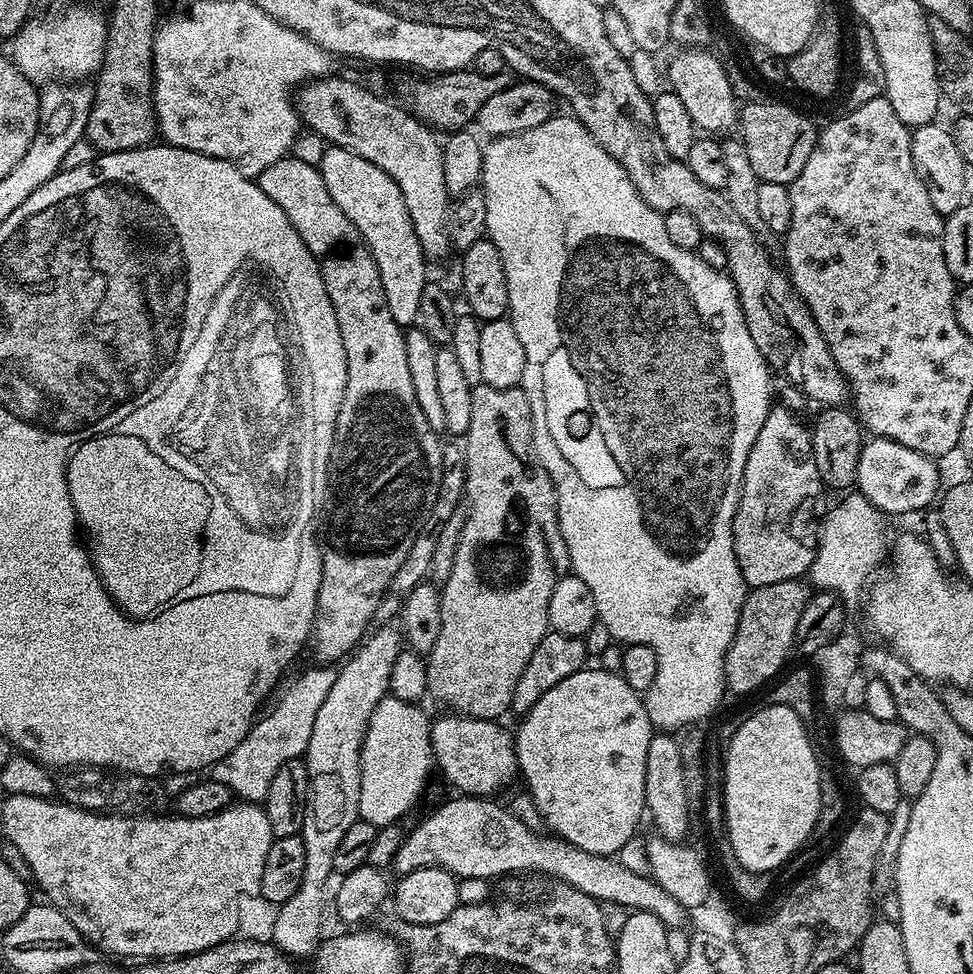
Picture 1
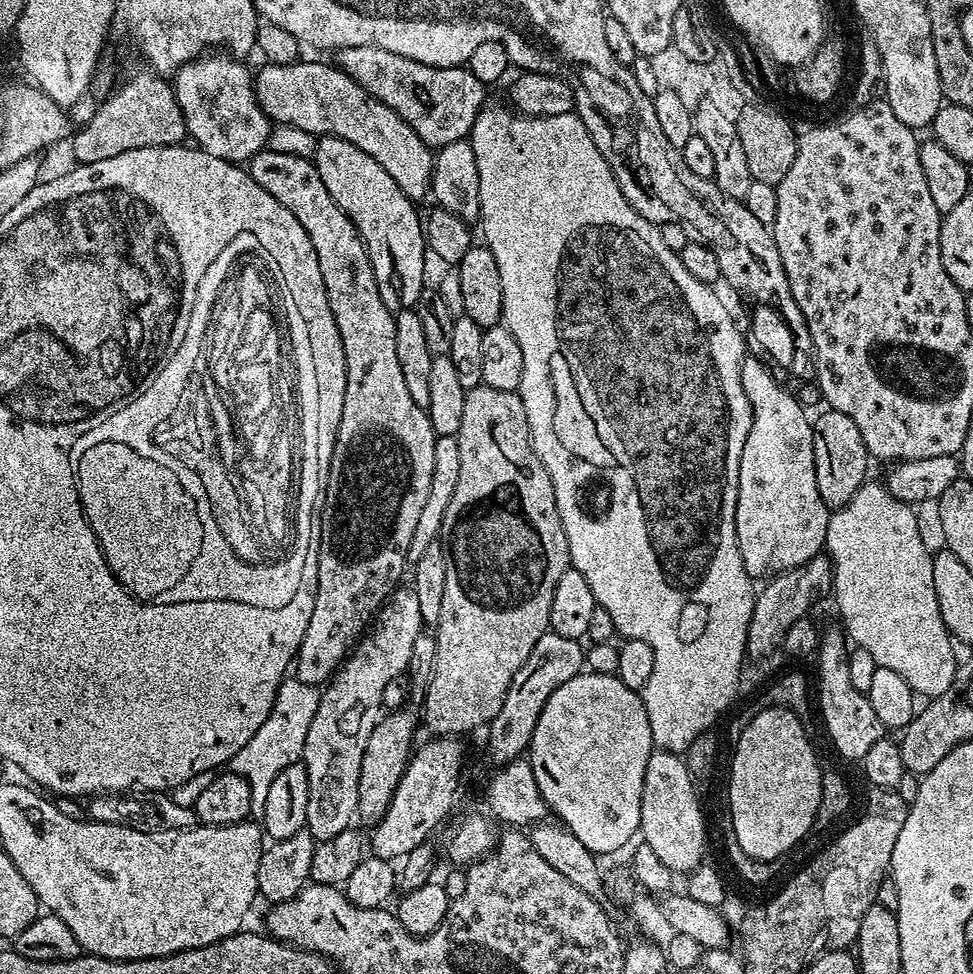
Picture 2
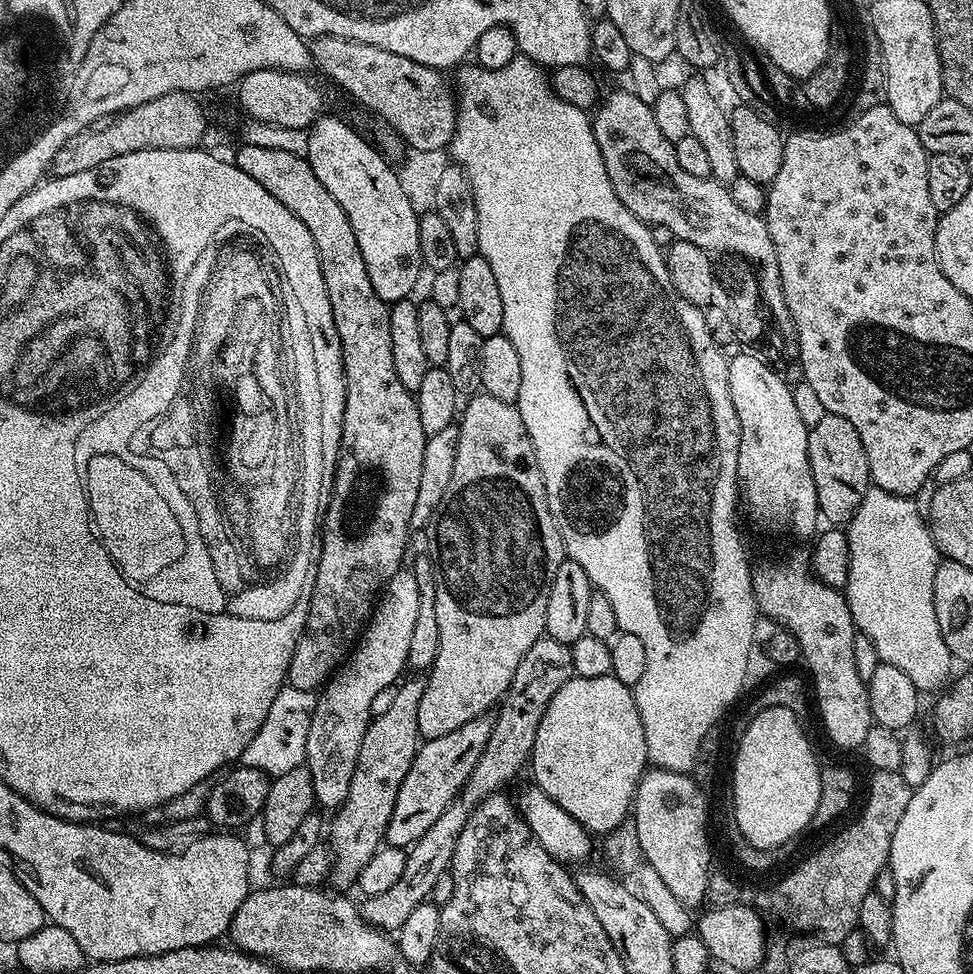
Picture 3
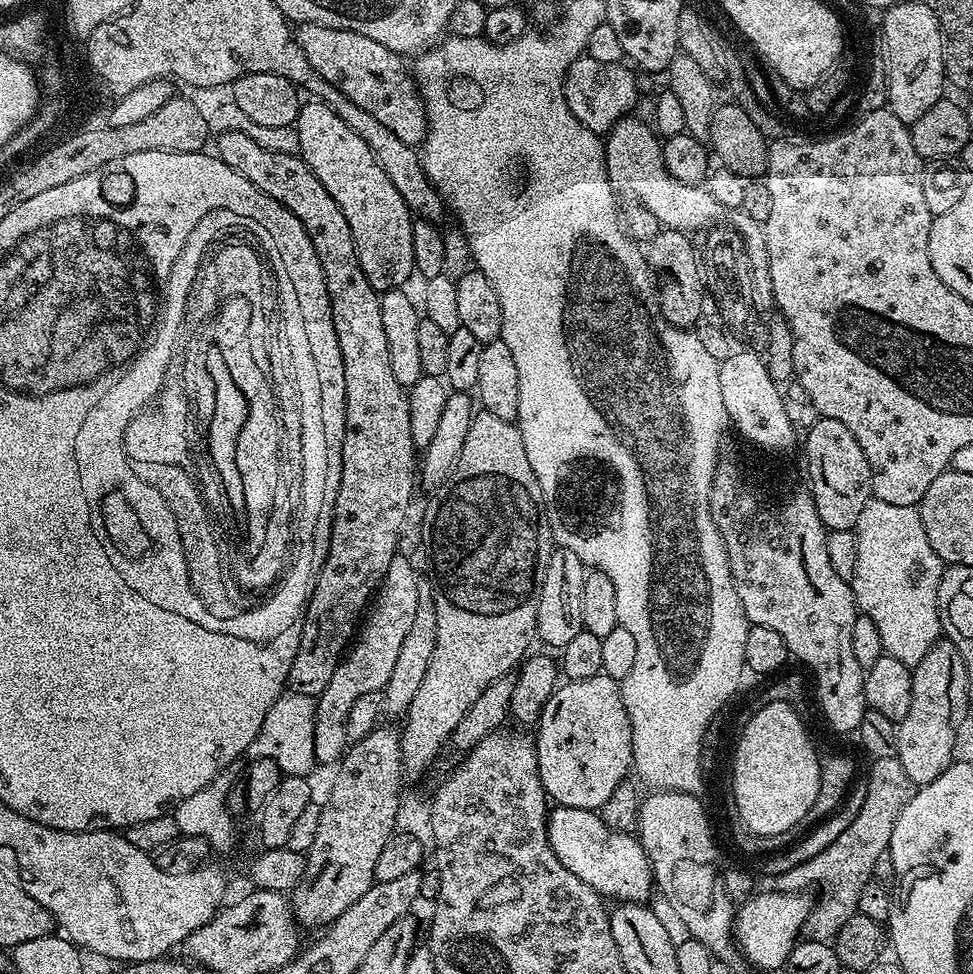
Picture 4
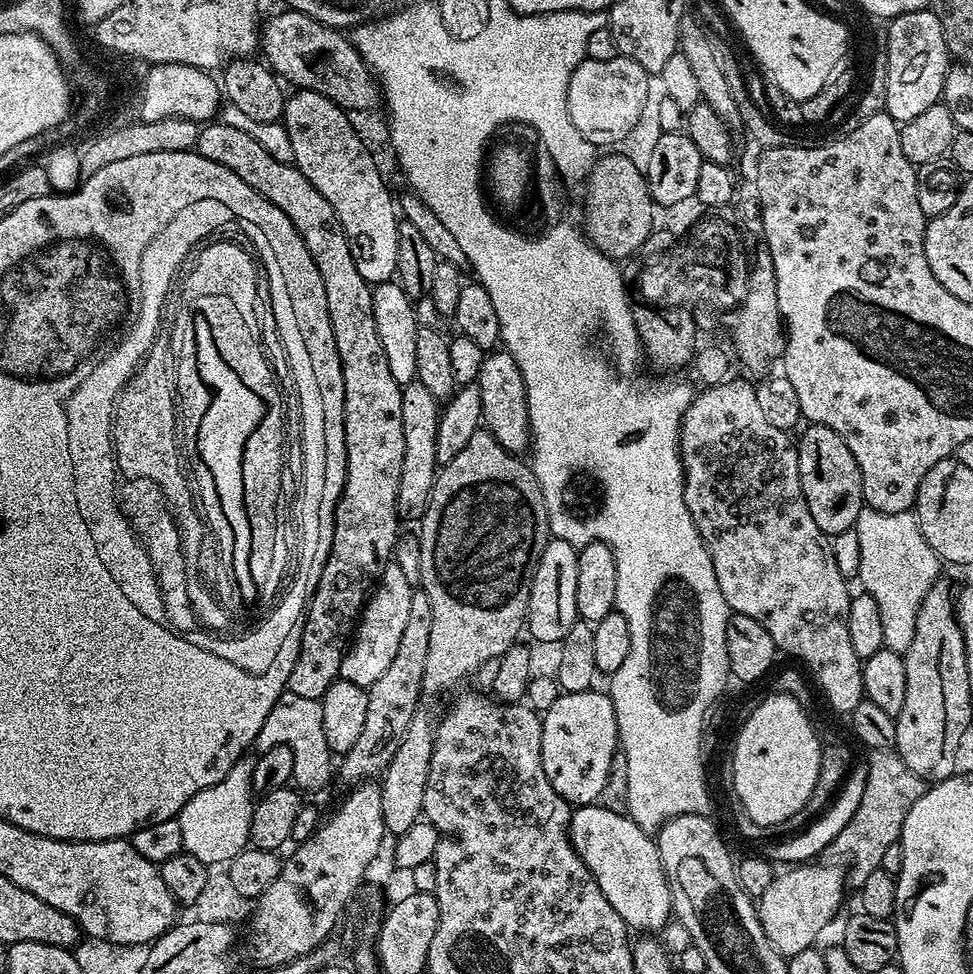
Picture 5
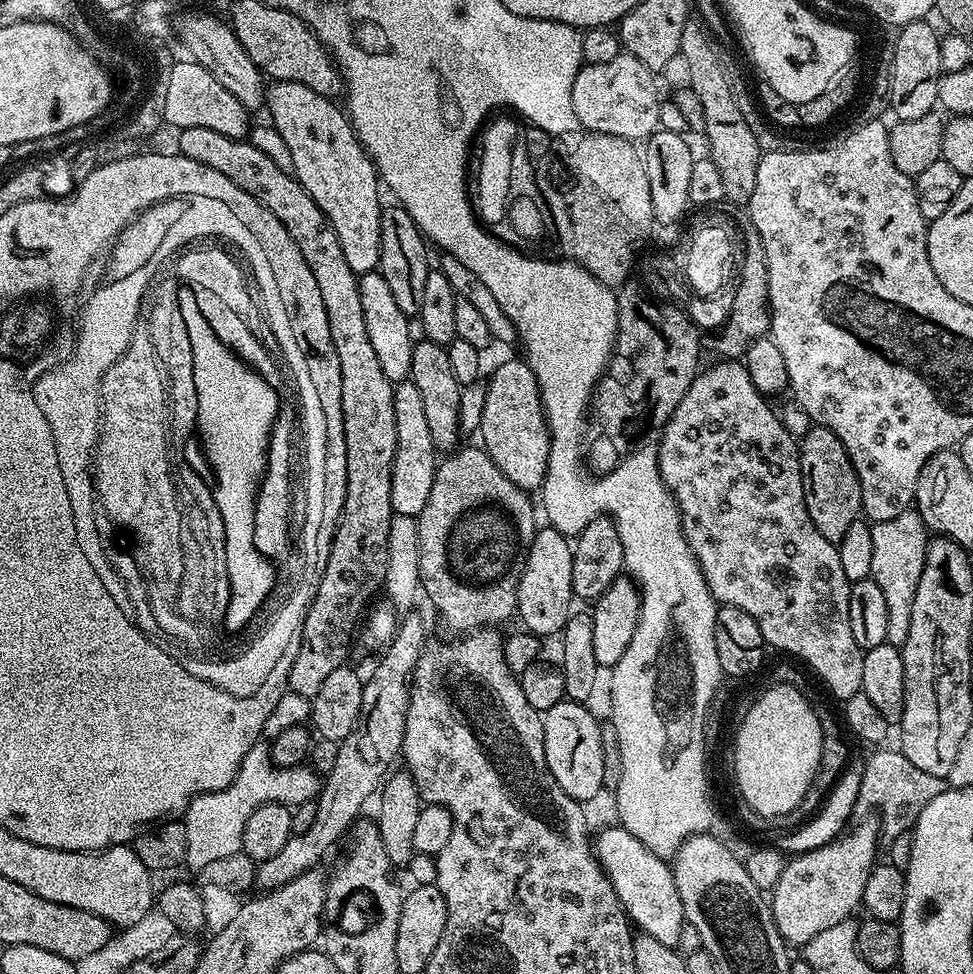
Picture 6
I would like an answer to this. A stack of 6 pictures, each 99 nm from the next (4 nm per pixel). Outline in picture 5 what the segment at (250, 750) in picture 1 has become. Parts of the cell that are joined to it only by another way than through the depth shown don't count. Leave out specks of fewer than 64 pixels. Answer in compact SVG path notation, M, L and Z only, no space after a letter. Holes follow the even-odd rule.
M284 691L278 702L266 714L262 730L258 730L255 747L260 752L270 750L270 746L290 746L294 750L294 774L291 783L305 793L316 792L334 780L334 754L326 746L326 734L322 730L322 706L314 698L301 698L299 694Z

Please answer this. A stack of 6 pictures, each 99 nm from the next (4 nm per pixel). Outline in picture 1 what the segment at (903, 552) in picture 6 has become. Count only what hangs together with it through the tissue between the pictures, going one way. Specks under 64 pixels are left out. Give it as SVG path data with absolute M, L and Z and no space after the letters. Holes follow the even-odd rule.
M859 494L848 496L831 508L832 505L820 525L820 544L810 569L810 584L813 589L834 592L841 600L851 602L860 591L860 595L865 591L866 581L873 575L871 572L880 563L883 565L889 555L890 535L884 529L886 516Z

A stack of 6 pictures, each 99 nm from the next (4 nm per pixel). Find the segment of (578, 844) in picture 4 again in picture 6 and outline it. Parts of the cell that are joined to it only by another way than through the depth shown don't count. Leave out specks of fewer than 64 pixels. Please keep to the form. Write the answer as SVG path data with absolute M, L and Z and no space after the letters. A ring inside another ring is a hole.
M619 826L604 828L597 836L595 833L594 851L596 859L604 867L604 873L610 878L629 921L643 935L658 938L662 946L676 948L686 933L686 921L682 898L678 898L678 886L672 877L669 861L654 854L645 844L638 842L634 834Z

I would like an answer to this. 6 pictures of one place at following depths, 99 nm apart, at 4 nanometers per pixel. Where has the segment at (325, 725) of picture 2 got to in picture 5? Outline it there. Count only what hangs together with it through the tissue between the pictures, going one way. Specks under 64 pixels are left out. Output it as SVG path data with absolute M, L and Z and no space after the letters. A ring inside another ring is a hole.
M390 562L384 567L384 573L380 576L374 591L364 601L364 610L360 613L354 635L342 658L339 679L369 689L374 682L378 682L378 678L382 678L382 674L386 674L394 653L398 651L410 615L410 598L413 591L414 584L407 580L398 564Z

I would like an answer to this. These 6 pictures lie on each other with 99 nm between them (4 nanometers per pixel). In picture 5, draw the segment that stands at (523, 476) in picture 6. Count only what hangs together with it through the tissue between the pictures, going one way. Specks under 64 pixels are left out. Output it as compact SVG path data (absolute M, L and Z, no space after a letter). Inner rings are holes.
M496 350L485 355L478 385L484 412L483 427L490 434L494 434L496 441L508 452L527 453L532 439L532 427L528 417L526 386L522 382L522 370L518 370L518 362L514 362L511 354L503 350Z

